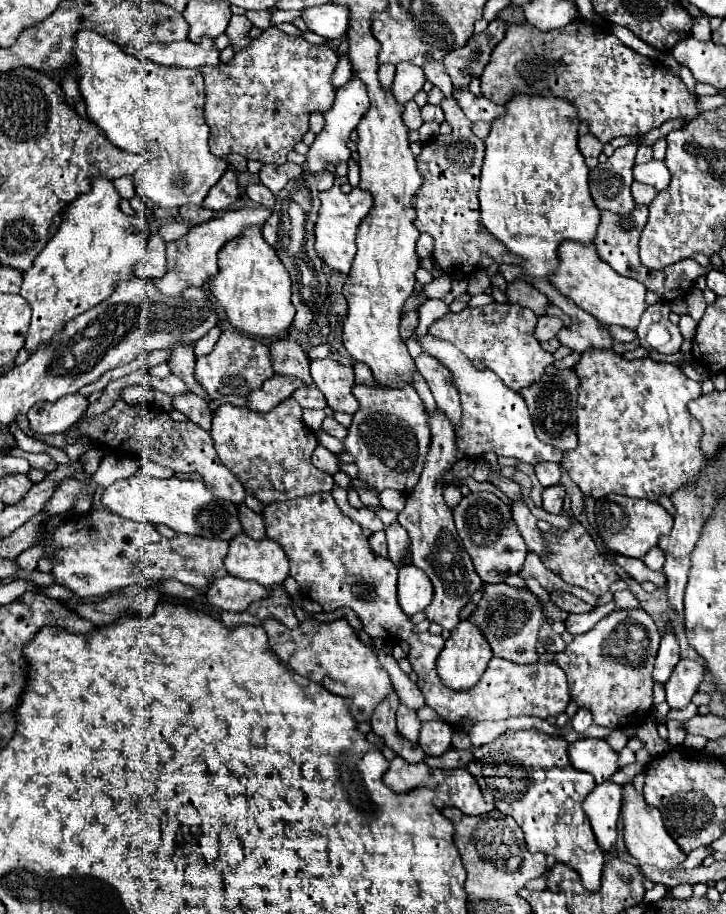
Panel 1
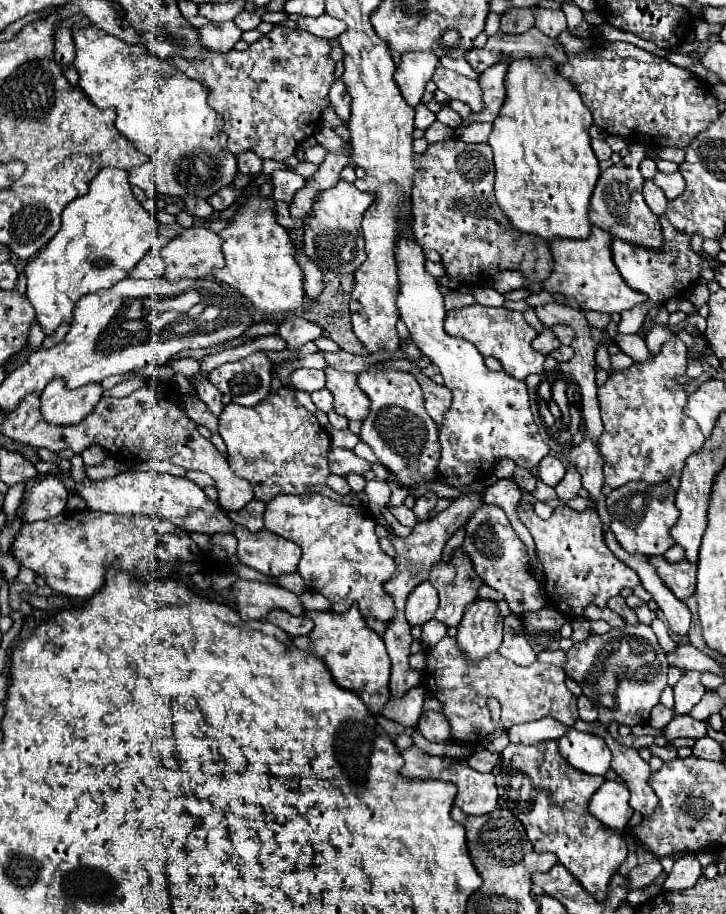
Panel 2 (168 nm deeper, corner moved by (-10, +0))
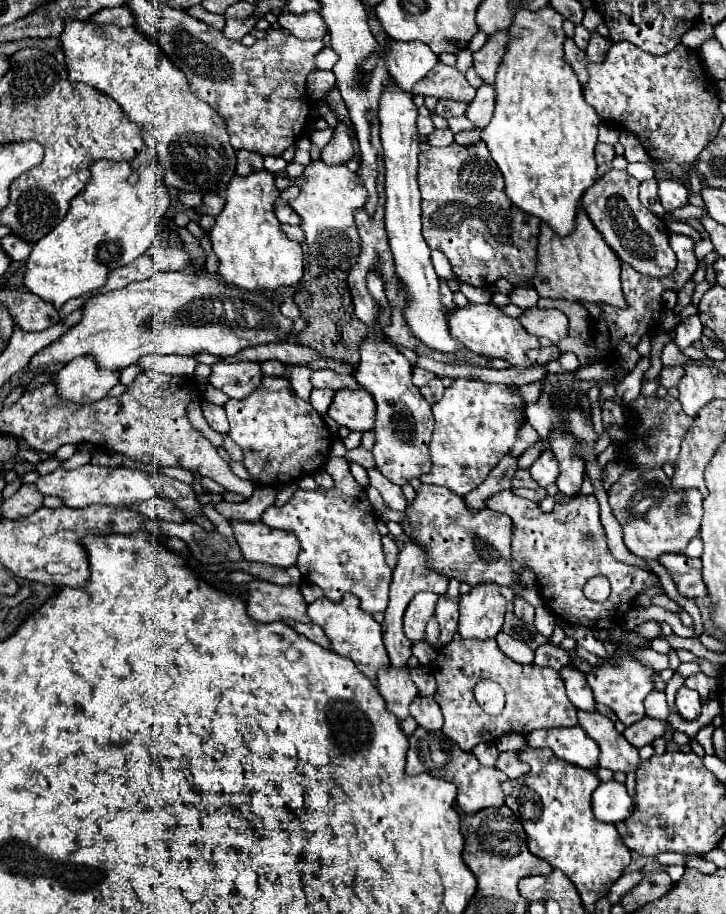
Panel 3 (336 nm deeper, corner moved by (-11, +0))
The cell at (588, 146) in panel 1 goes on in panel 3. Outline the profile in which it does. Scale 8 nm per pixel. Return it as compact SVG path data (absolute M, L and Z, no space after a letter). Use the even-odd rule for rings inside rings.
M598 143L596 145L596 155L594 155L596 163L602 165L602 163L612 163L614 159L614 147L612 145L606 145L606 143Z

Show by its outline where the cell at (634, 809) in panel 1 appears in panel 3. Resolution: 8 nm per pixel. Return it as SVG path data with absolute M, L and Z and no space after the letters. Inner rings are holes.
M578 711L578 725L600 745L600 767L612 769L612 771L636 771L638 767L638 749L632 747L616 729L614 723L598 713L586 713Z

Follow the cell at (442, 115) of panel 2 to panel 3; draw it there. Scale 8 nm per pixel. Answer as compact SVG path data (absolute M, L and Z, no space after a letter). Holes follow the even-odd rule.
M452 117L452 119L448 119L448 125L450 125L450 131L452 131L452 133L476 129L476 125L472 125L466 117Z

